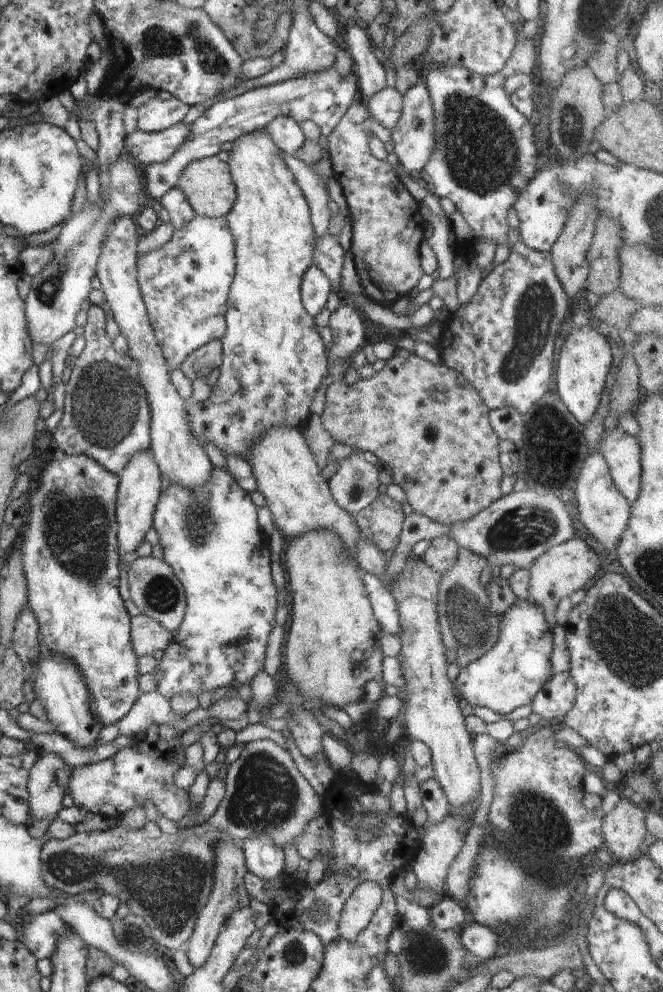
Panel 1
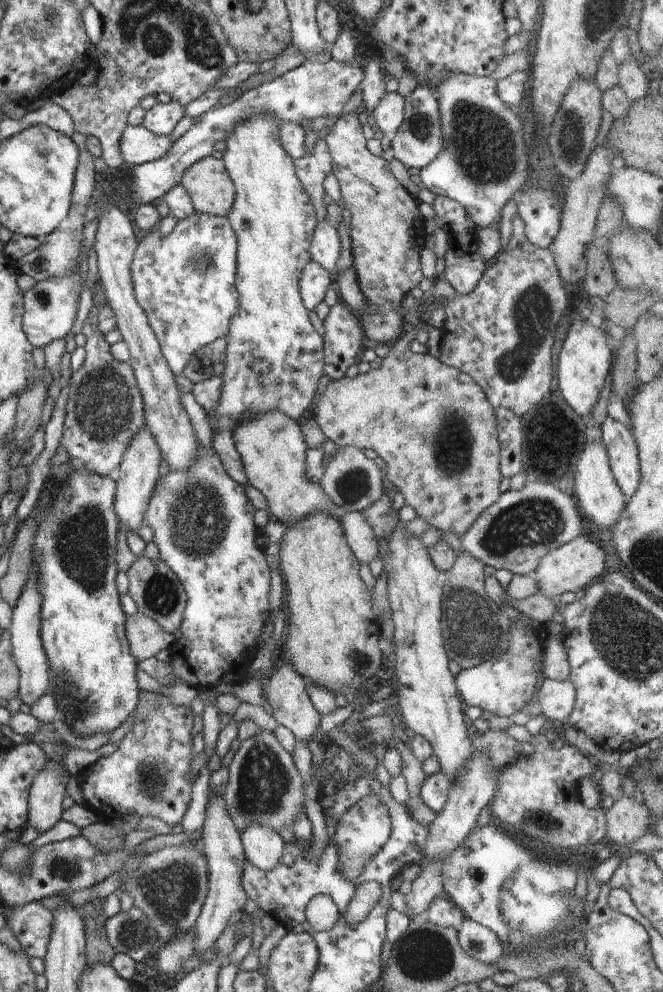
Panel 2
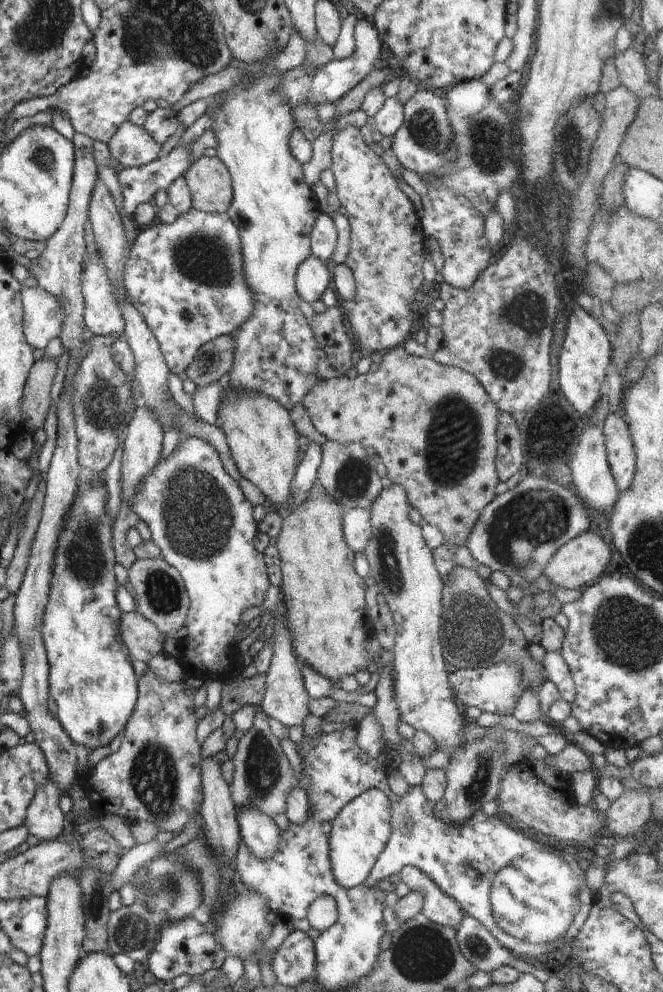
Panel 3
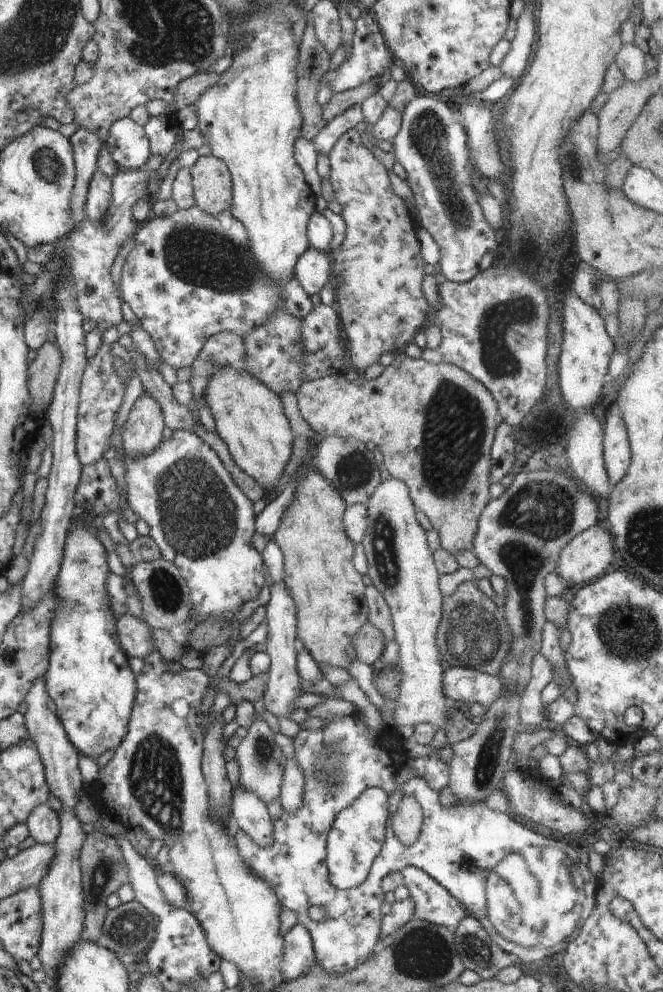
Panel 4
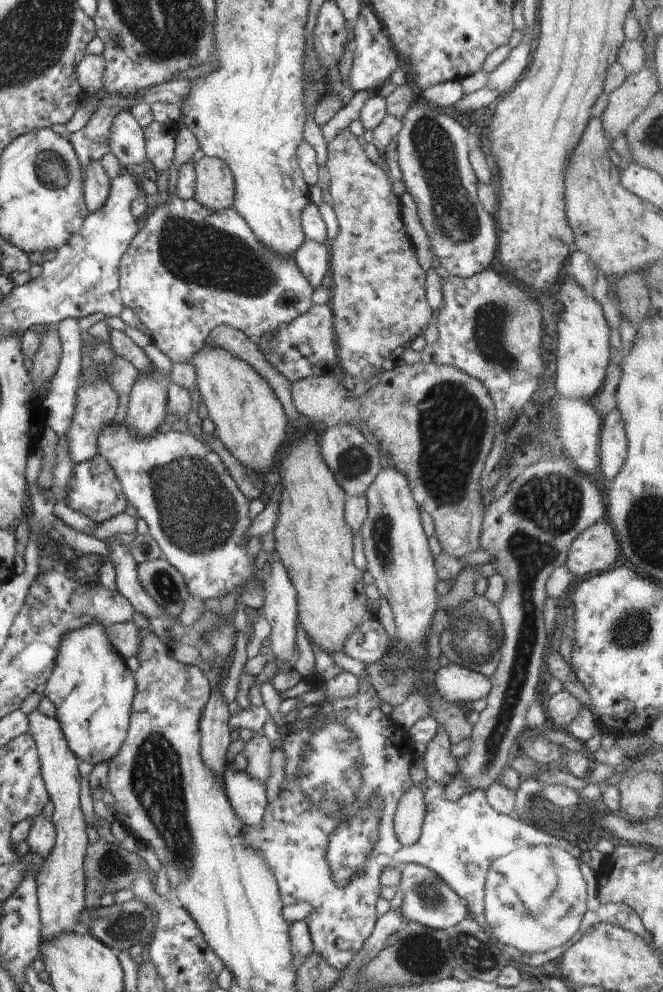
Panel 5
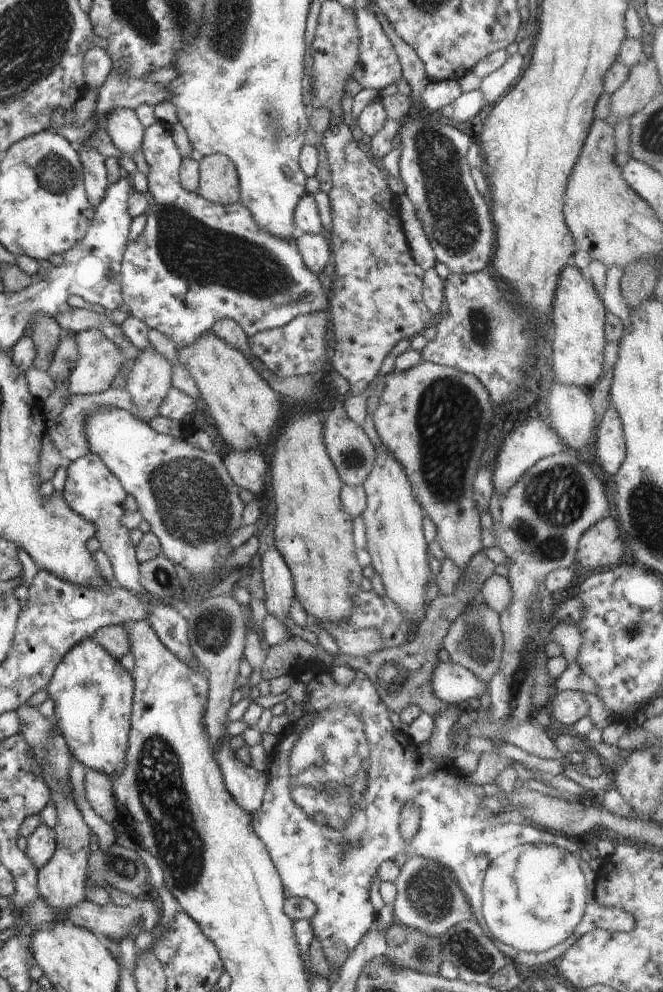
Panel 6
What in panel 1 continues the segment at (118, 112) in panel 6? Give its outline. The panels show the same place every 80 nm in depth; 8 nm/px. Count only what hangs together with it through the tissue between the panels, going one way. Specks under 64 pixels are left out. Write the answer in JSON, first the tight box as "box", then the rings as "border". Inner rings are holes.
{"box":[125,123,190,167],"border":[[[178,123],[166,130],[153,133],[136,128],[125,135],[125,154],[132,156],[134,162],[140,167],[169,159],[169,156],[173,155],[173,152],[177,151],[177,148],[187,139],[190,132],[189,126]]]}

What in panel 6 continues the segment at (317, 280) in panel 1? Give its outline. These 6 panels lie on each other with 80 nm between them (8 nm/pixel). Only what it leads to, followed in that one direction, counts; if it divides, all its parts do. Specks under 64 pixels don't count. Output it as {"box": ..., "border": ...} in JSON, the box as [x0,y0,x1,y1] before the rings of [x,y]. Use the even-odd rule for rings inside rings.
{"box":[295,233,331,274],"border":[[[300,233],[295,239],[304,264],[314,273],[320,274],[330,262],[331,245],[322,237],[322,233]]]}

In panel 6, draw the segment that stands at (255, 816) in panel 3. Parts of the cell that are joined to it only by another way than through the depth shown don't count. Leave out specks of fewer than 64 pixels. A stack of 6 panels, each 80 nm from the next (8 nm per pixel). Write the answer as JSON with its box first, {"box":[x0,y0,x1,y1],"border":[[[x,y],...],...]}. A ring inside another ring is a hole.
{"box":[213,734,267,816],"border":[[[229,734],[217,744],[213,757],[220,767],[228,792],[238,806],[250,816],[258,812],[267,785],[266,774],[252,768],[251,764],[245,765],[236,756],[235,746]]]}

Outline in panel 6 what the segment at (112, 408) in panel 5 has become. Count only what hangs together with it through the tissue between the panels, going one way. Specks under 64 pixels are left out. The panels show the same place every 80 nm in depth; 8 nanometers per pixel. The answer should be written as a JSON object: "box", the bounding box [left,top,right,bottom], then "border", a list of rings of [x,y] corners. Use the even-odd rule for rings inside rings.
{"box":[45,388,132,463],"border":[[[109,388],[98,394],[77,396],[65,406],[58,422],[45,428],[45,434],[67,463],[72,462],[90,452],[83,431],[86,413],[100,407],[129,408],[132,404],[130,393],[122,389]]]}

